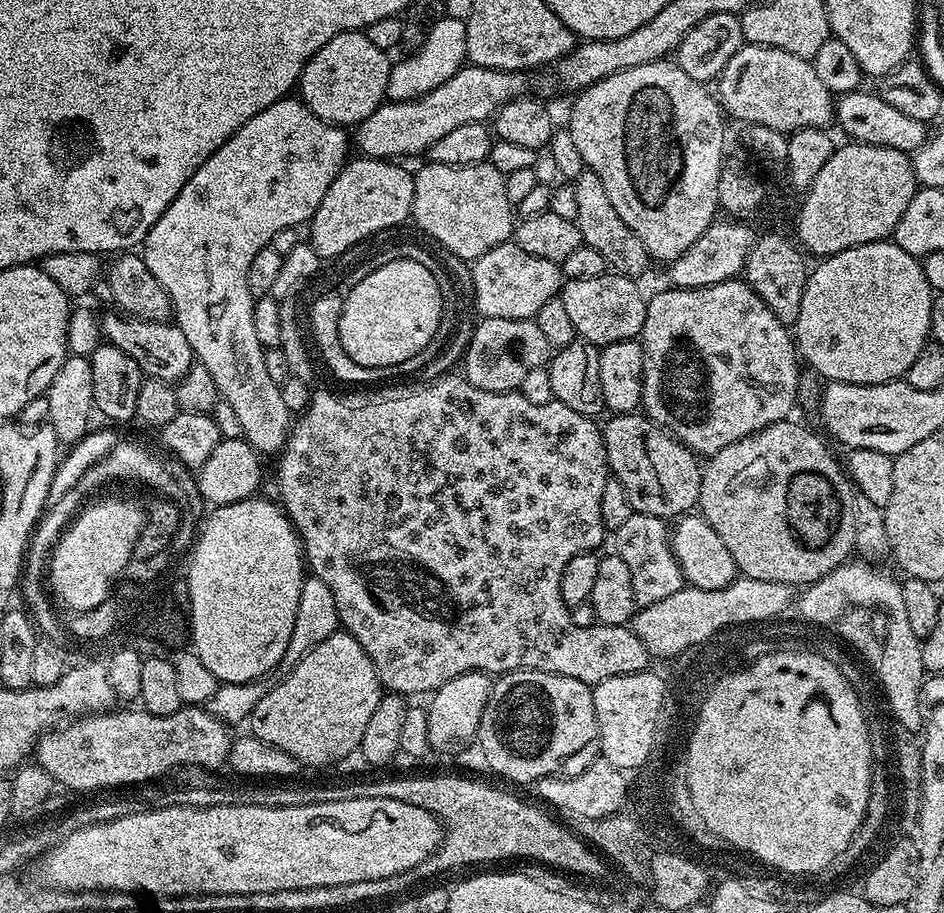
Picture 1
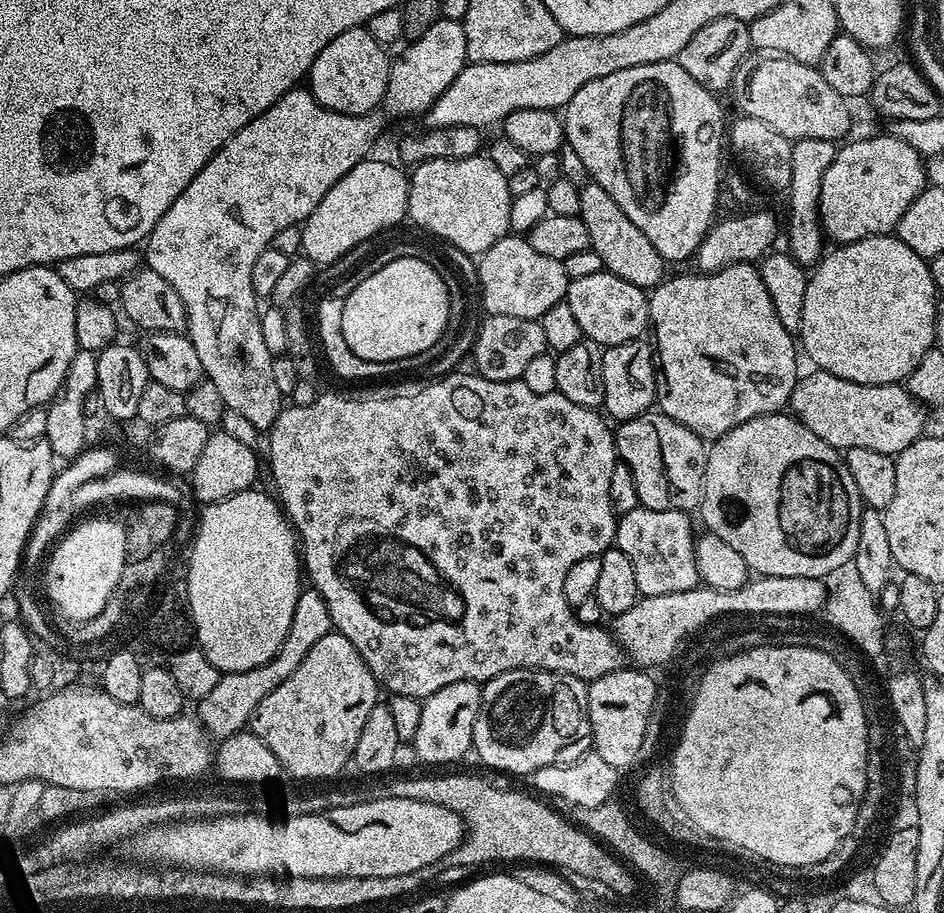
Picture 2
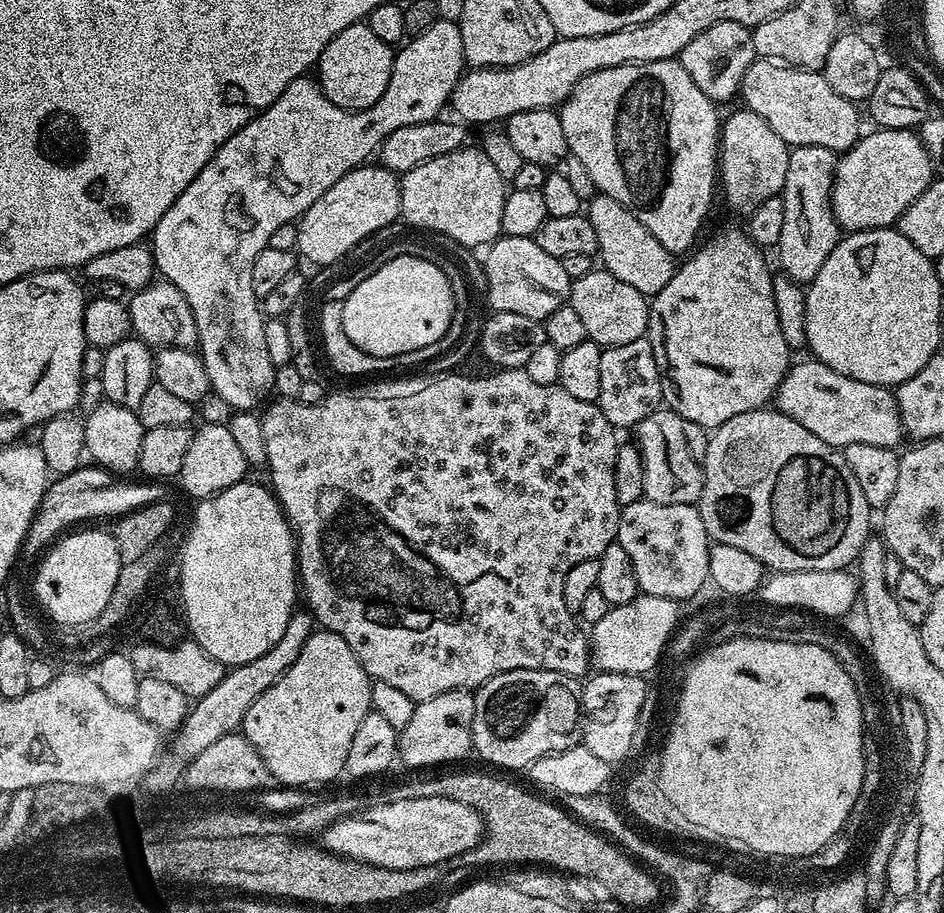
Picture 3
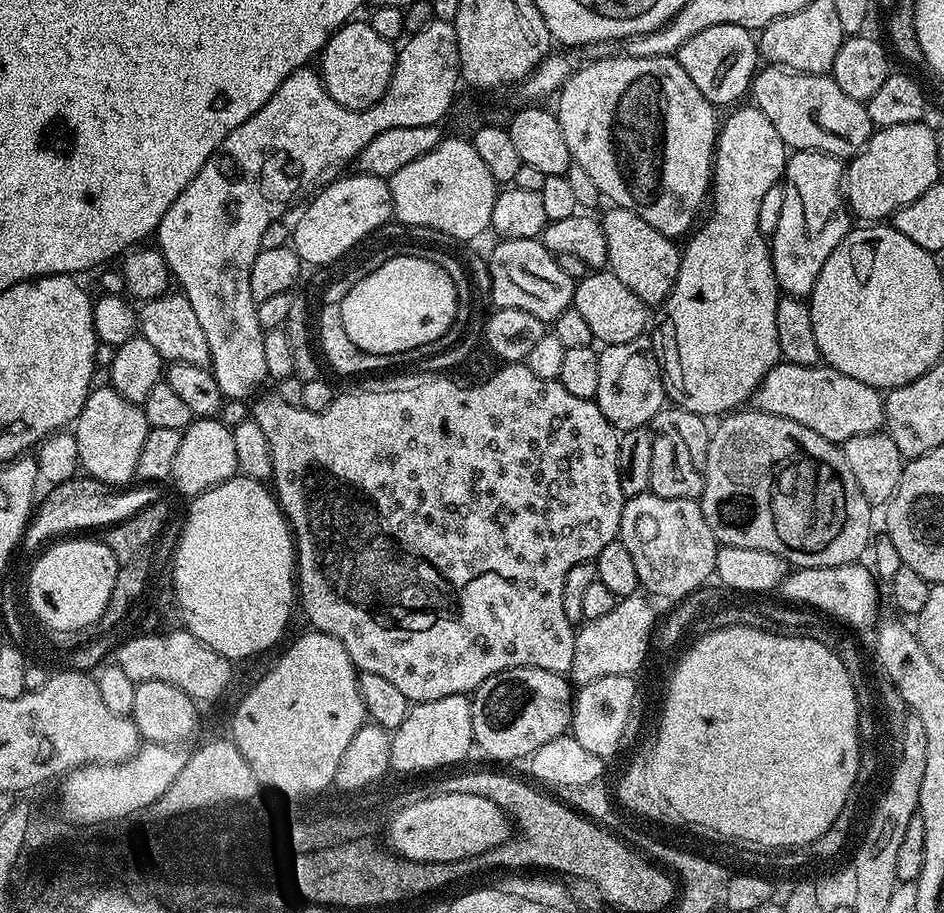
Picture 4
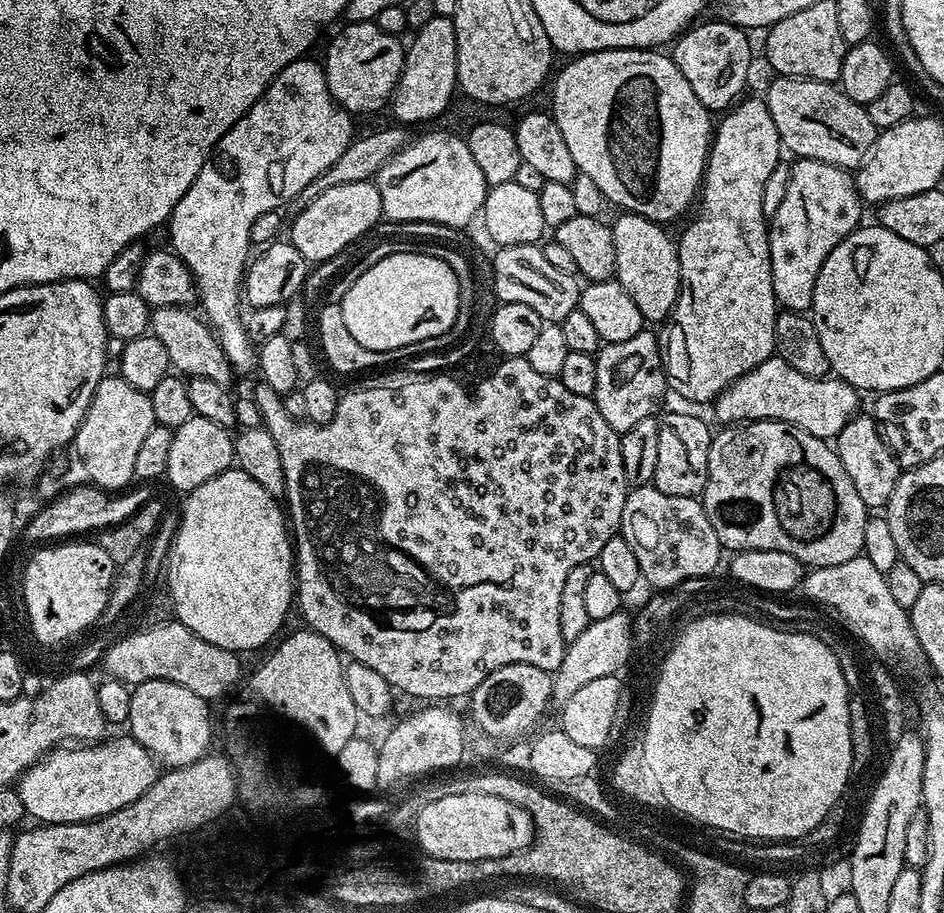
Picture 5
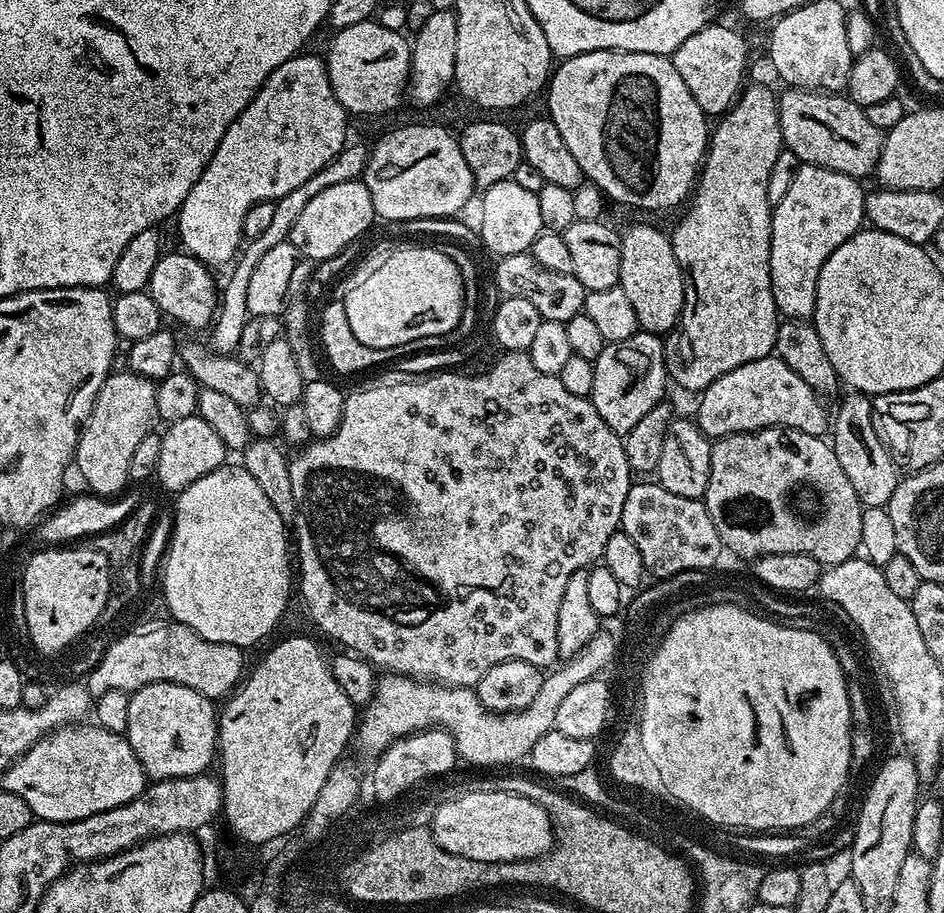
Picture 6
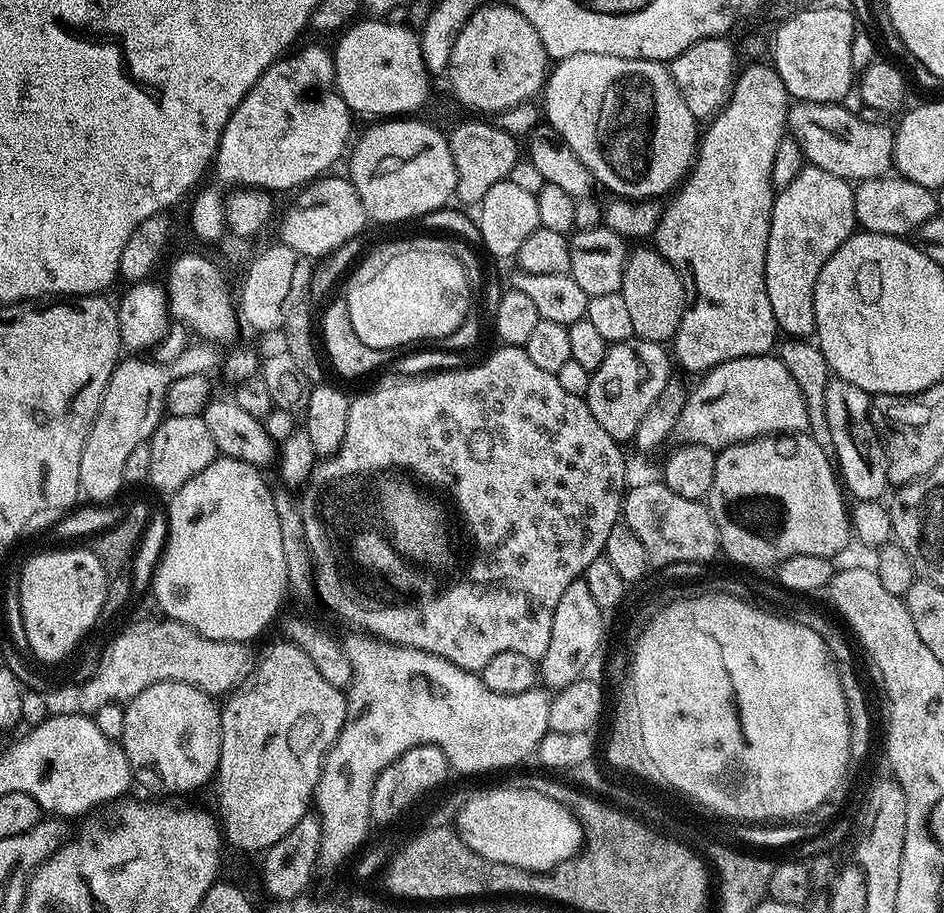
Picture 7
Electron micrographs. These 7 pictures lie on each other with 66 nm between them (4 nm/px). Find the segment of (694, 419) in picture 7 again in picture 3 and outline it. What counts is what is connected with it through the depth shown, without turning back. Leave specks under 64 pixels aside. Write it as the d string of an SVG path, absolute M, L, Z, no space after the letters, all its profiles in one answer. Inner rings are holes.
M807 358L801 364L793 363L782 378L774 397L775 411L786 414L806 426L810 434L822 438L831 448L844 449L851 444L882 446L895 449L906 433L900 421L900 411L891 387L870 382L858 382L830 370L815 358Z

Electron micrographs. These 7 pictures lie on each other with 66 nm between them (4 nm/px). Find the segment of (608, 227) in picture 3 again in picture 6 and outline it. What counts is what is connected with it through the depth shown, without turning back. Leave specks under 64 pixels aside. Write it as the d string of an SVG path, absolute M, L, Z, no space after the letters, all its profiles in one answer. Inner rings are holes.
M636 224L623 229L620 238L622 266L618 287L626 290L626 299L634 306L634 318L638 318L638 329L663 337L671 333L680 322L684 309L684 272L674 258L674 246L667 231L652 224Z

